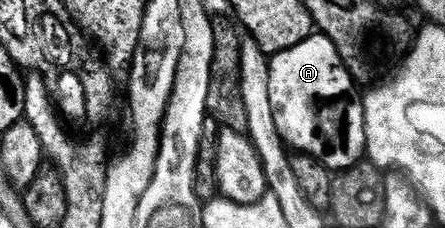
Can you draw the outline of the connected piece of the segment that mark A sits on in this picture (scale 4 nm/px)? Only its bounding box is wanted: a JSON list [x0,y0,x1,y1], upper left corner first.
[269,33,366,173]

